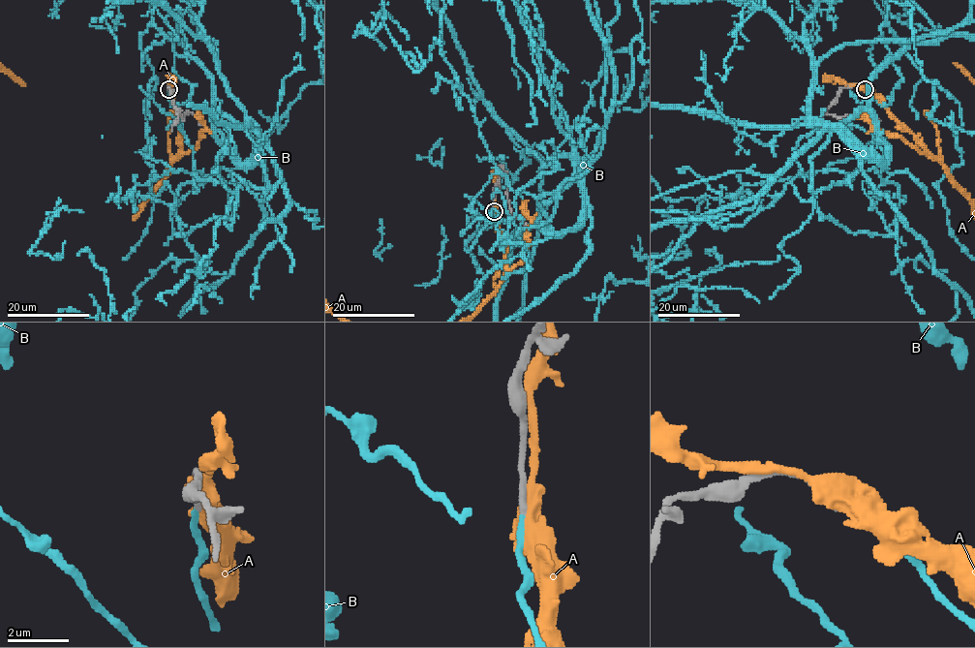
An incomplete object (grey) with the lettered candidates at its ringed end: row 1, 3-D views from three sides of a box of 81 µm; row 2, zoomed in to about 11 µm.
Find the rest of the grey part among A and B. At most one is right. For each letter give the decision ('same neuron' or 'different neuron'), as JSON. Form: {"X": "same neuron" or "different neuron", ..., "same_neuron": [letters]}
{"A": "different neuron", "B": "same neuron", "same_neuron": ["B"]}

